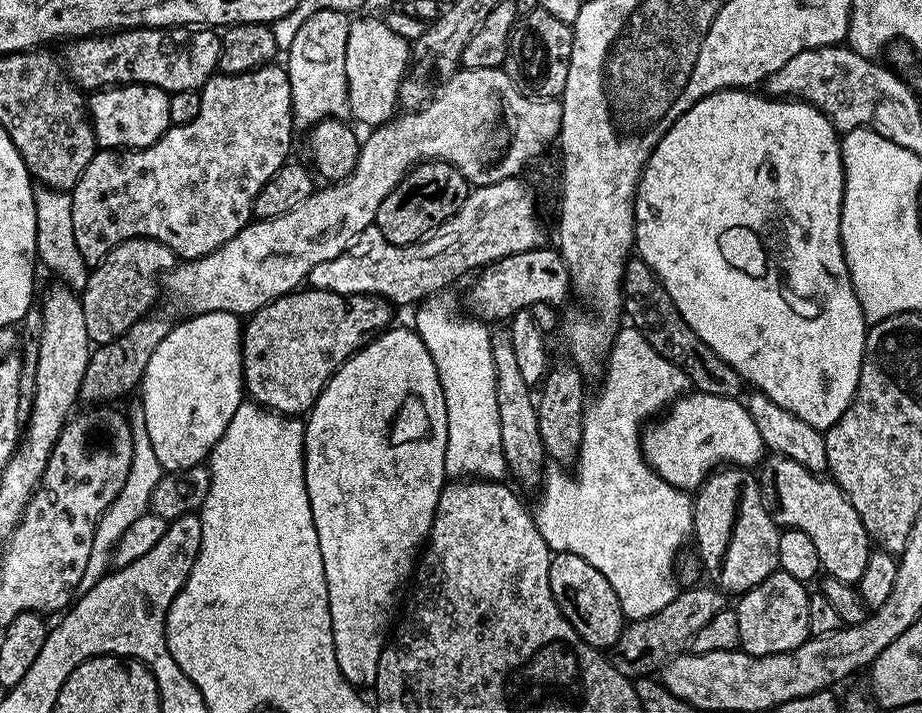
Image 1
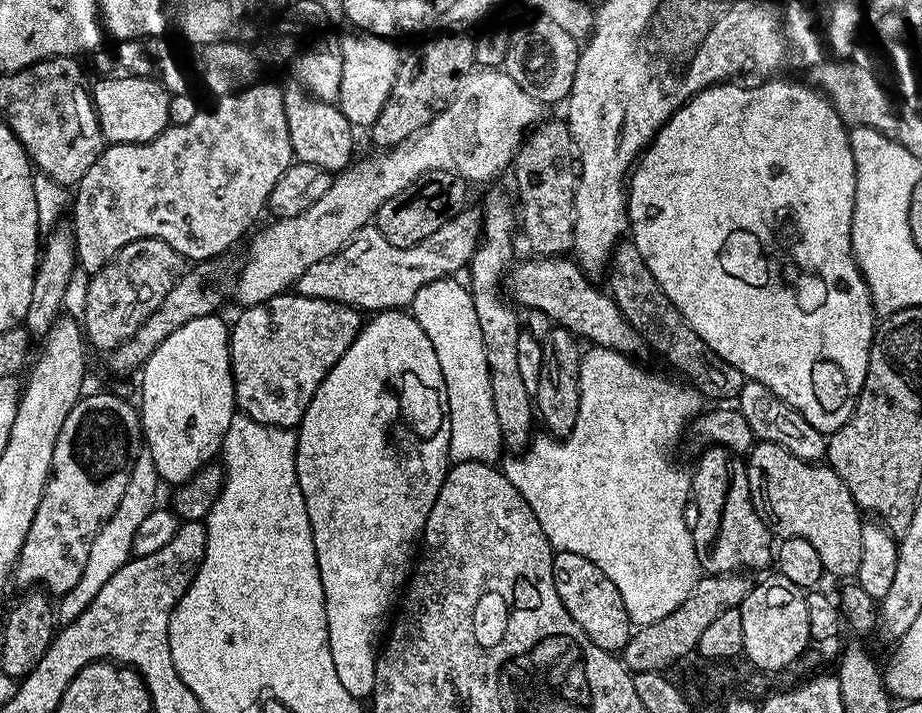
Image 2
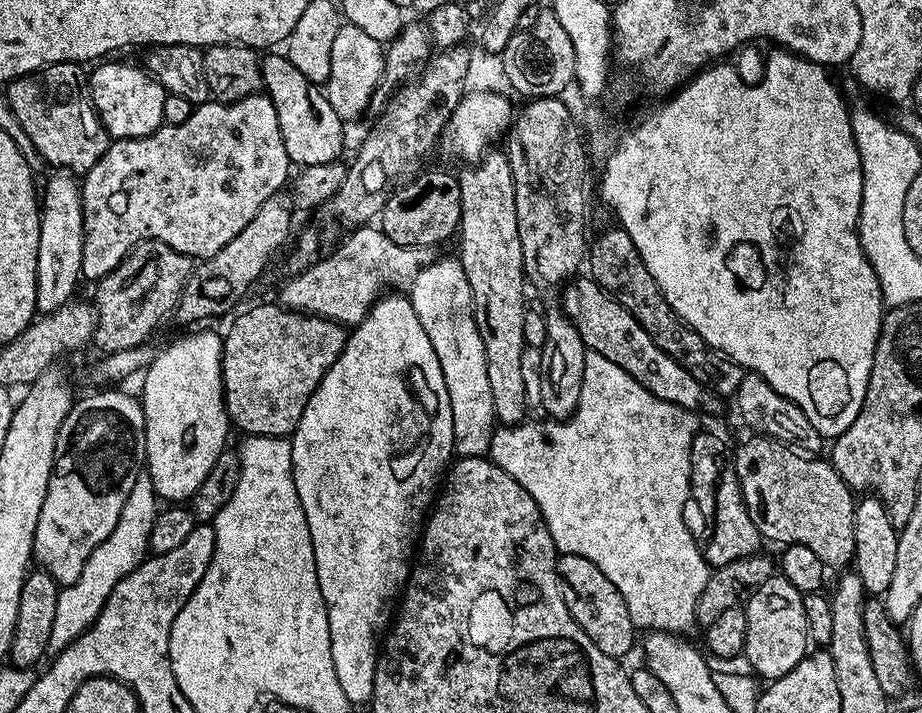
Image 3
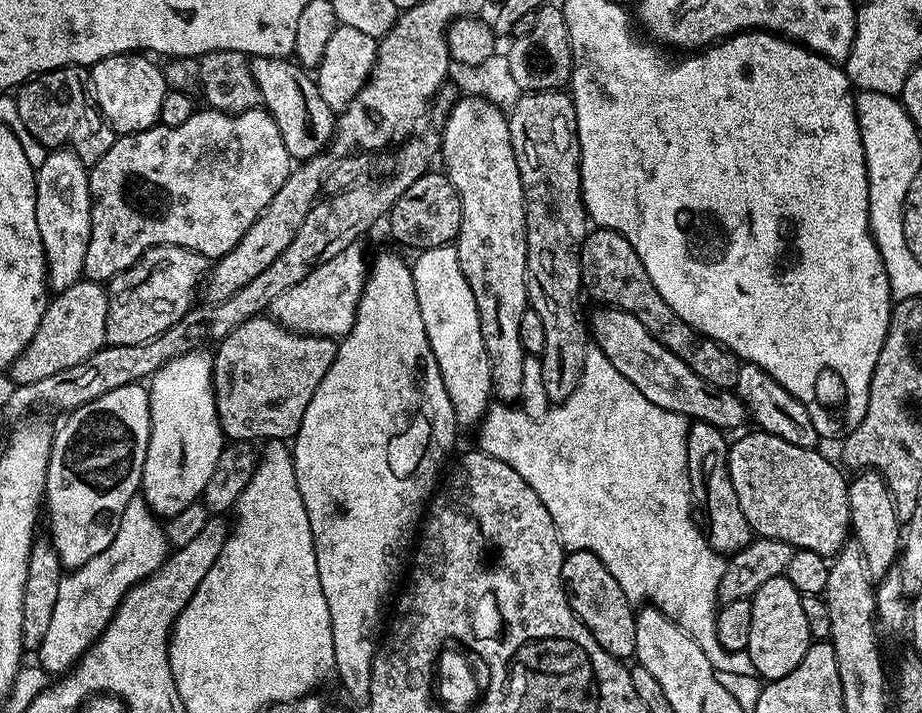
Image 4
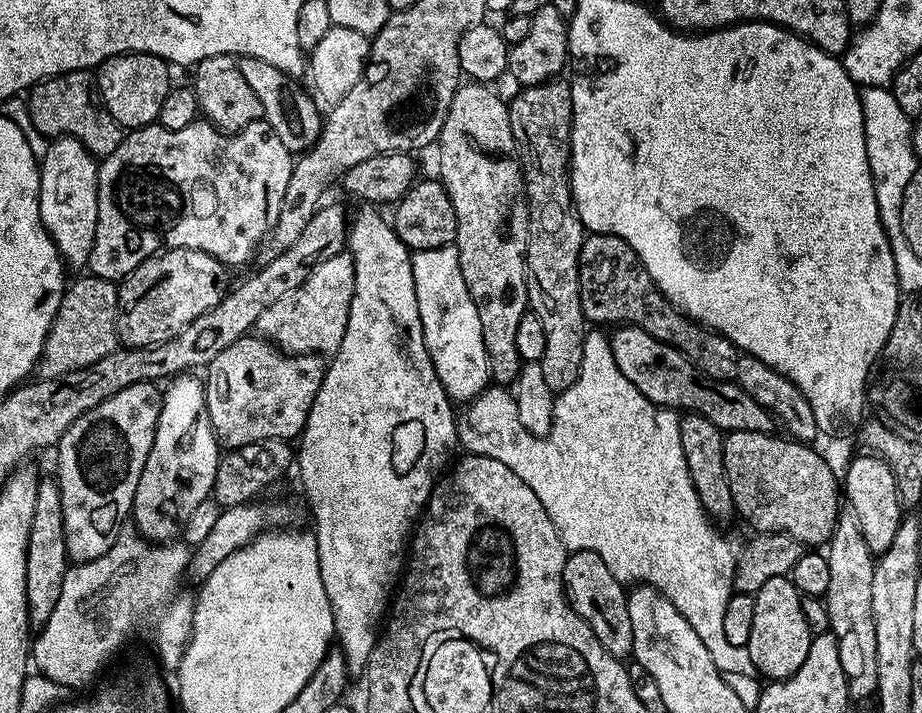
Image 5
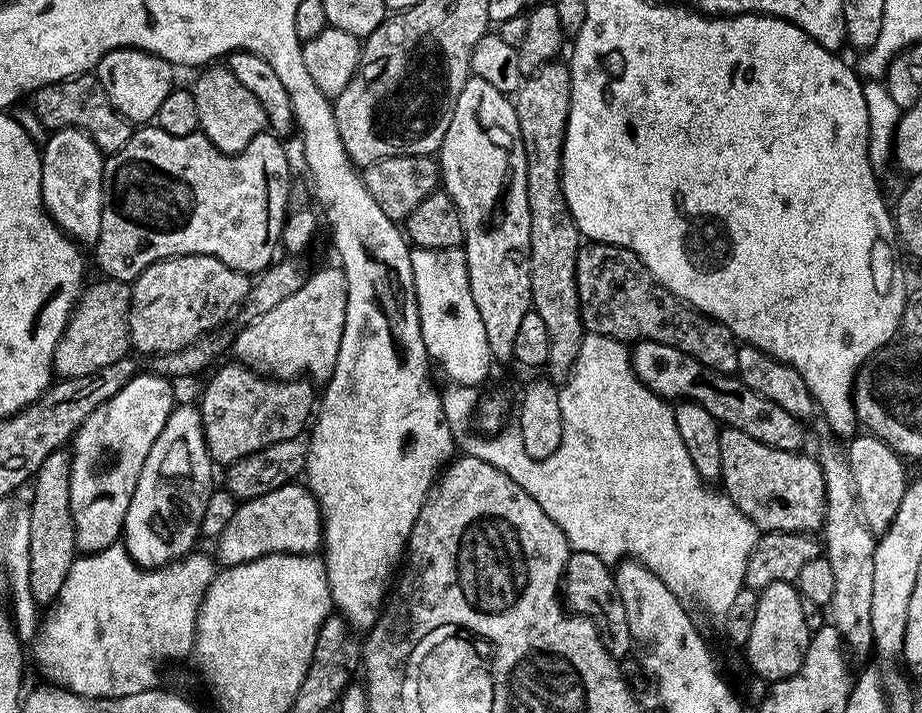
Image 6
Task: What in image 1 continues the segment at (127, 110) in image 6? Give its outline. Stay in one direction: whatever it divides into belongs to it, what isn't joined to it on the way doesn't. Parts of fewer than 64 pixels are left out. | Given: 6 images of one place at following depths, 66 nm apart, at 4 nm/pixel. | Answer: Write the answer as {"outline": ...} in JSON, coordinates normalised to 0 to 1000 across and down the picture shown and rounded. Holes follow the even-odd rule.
{"outline":[[[132,118],[104,126],[98,135],[98,167],[104,201],[113,210],[161,208],[177,194],[187,174],[183,130],[162,118]]]}

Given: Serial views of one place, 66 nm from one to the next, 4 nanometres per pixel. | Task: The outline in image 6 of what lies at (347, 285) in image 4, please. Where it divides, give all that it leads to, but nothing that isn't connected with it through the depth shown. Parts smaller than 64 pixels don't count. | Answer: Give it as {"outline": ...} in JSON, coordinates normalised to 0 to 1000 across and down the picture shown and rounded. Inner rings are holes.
{"outline":[[[368,373],[339,380],[334,394],[315,418],[289,435],[280,446],[268,450],[249,482],[249,494],[259,509],[282,519],[285,513],[292,529],[306,533],[337,530],[355,536],[367,508],[373,461],[373,379]]]}

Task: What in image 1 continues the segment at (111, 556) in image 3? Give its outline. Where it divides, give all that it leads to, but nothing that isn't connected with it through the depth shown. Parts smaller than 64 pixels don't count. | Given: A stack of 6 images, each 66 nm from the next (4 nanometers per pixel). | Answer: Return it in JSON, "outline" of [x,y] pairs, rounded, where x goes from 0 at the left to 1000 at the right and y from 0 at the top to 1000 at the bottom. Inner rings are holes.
{"outline":[[[148,569],[148,574],[141,578],[141,616],[143,619],[141,665],[137,665],[137,676],[132,676],[132,687],[128,687],[128,698],[124,698],[124,704],[119,704],[119,710],[113,718],[113,725],[108,728],[108,736],[104,739],[104,748],[100,756],[100,781],[95,785],[93,805],[89,805],[87,818],[87,825],[91,827],[100,825],[115,806],[115,798],[119,791],[119,770],[139,742],[141,732],[145,732],[161,718],[163,693],[167,687],[167,682],[180,665],[171,648],[171,641],[167,637],[167,626],[163,626],[163,609],[158,609],[155,571]]]}

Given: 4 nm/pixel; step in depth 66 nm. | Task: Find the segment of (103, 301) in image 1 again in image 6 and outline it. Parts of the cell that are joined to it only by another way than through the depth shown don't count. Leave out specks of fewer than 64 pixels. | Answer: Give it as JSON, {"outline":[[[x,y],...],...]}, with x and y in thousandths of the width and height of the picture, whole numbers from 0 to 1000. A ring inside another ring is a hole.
{"outline":[[[185,359],[154,379],[152,388],[142,394],[141,403],[143,422],[139,431],[139,475],[142,487],[155,496],[172,496],[197,491],[216,471],[238,461],[242,456],[239,453],[268,421],[271,393],[266,383],[245,373],[245,367],[231,359]]]}

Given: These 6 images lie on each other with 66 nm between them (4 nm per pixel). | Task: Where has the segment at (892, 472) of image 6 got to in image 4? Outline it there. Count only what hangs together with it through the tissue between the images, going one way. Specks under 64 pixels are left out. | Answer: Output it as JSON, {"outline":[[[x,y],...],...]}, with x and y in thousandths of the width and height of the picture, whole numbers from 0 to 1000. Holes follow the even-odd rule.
{"outline":[[[933,659],[923,669],[920,682],[920,708],[922,710],[922,752],[933,769],[937,797],[947,815],[953,816],[973,790],[978,767],[978,731],[974,727],[961,676],[952,663]]]}

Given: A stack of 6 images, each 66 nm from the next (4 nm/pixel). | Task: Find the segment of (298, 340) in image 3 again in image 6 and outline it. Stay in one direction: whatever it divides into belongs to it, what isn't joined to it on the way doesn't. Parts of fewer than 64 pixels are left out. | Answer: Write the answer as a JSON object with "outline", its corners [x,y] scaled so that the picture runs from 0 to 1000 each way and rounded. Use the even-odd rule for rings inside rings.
{"outline":[[[240,509],[225,529],[226,540],[215,562],[221,619],[231,647],[240,654],[258,648],[297,620],[310,620],[326,610],[335,599],[345,567],[345,550],[338,546],[337,532],[281,533],[278,529],[281,526],[270,512],[251,509]]]}

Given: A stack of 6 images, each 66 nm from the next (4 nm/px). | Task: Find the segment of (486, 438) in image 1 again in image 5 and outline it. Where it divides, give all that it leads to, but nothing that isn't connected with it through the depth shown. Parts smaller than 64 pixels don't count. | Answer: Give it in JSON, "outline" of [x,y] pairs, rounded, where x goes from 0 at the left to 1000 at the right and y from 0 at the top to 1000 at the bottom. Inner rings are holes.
{"outline":[[[493,341],[457,353],[448,352],[447,383],[466,508],[487,561],[511,564],[530,543],[531,523],[527,480],[523,480],[523,452],[518,452],[518,429],[514,429],[514,418],[510,418],[510,407],[505,407],[505,390],[501,390],[499,358]]]}

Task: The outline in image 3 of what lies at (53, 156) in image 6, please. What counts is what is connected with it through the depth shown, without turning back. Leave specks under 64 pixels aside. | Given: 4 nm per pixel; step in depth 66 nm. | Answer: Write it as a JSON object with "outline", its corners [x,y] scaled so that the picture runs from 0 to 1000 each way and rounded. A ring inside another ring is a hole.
{"outline":[[[61,238],[46,258],[46,285],[43,286],[43,327],[41,328],[41,379],[39,380],[39,436],[47,440],[63,435],[84,414],[82,403],[89,398],[89,339],[91,338],[91,302],[89,300],[89,258],[79,243]]]}

